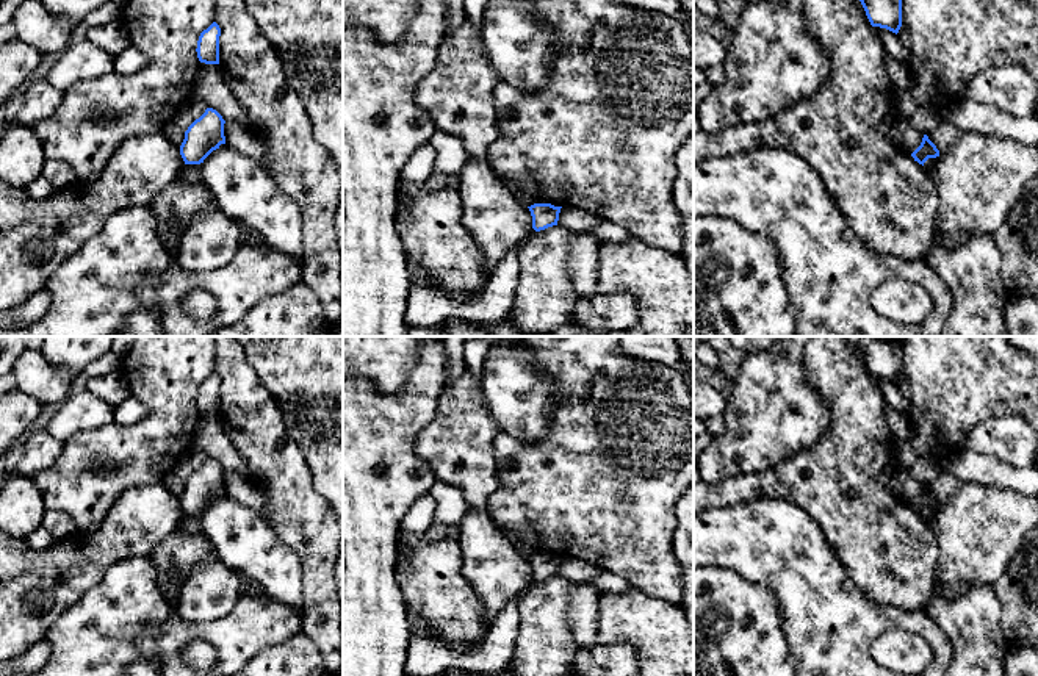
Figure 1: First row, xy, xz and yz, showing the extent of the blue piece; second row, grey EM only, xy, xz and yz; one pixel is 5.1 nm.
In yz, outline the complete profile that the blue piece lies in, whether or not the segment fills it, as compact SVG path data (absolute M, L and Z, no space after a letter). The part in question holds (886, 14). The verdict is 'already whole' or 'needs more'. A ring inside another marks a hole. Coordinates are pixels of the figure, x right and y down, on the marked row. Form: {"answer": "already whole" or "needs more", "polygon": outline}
{"answer": "already whole", "polygon": "M860 0L872 27L899 33L902 27L902 0Z"}

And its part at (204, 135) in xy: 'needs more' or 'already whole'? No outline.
already whole

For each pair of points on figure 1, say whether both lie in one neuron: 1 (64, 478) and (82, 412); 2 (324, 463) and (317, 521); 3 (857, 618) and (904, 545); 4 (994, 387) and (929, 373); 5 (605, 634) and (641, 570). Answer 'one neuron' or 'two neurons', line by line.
1: two neurons
2: two neurons
3: two neurons
4: one neuron
5: two neurons

